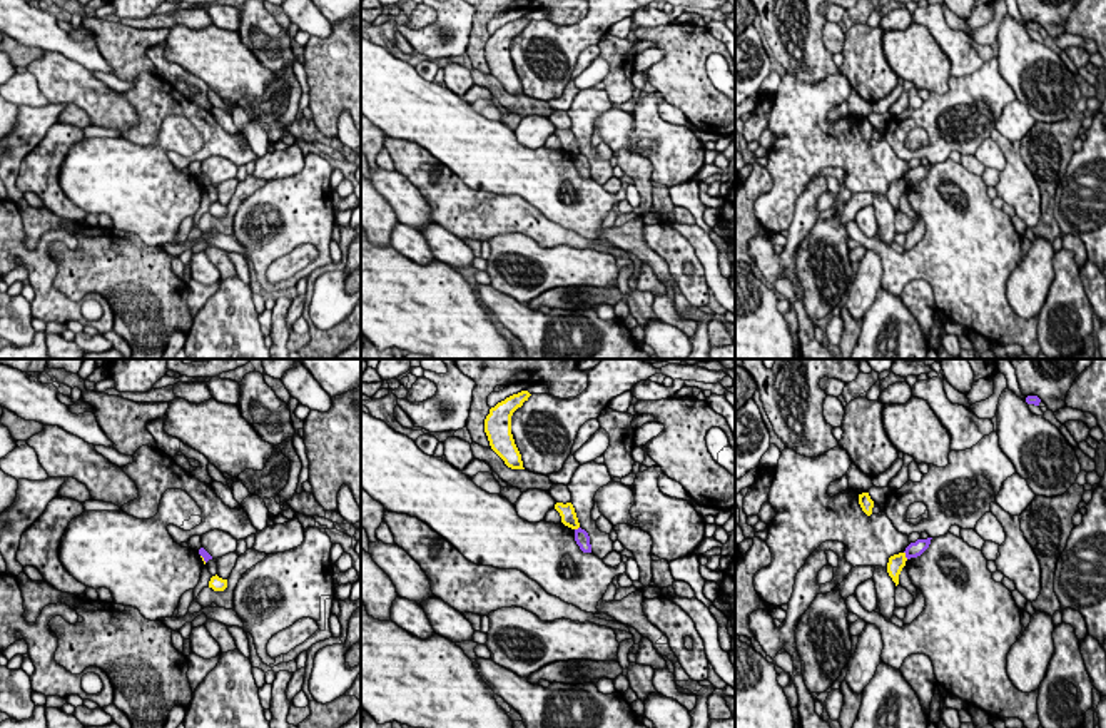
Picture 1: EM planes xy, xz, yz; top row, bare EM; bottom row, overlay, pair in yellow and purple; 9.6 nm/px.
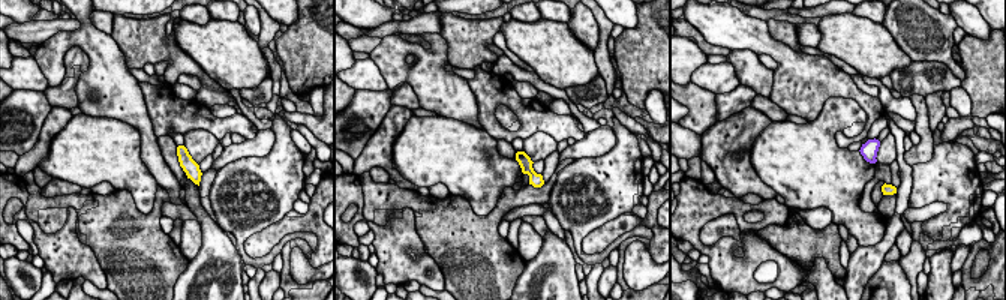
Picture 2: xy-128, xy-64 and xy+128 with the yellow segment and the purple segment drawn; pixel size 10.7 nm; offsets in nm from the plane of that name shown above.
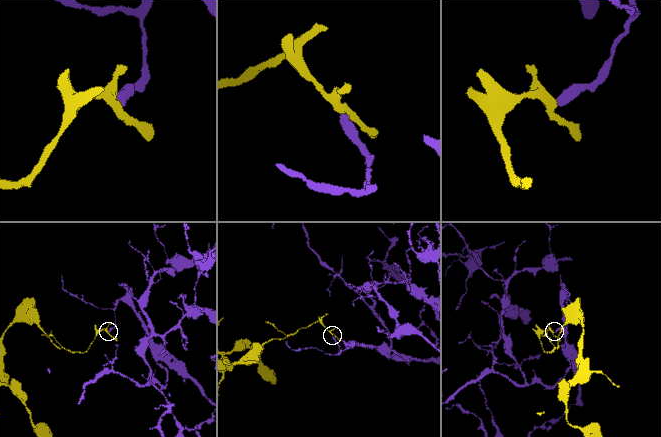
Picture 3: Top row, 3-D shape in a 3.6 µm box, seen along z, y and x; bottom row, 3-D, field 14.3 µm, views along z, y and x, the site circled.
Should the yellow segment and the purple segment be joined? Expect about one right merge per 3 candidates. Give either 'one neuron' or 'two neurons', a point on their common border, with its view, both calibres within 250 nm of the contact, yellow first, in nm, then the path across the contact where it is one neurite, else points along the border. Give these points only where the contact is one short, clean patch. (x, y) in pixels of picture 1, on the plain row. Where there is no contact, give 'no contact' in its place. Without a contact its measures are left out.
two neurons | yz (904, 181) | 160/140 nm | along yz (904, 177), (908, 184)

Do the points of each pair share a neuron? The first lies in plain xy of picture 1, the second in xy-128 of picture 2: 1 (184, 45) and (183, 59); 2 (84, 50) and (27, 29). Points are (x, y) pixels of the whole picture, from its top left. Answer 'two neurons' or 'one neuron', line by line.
1: two neurons
2: two neurons

